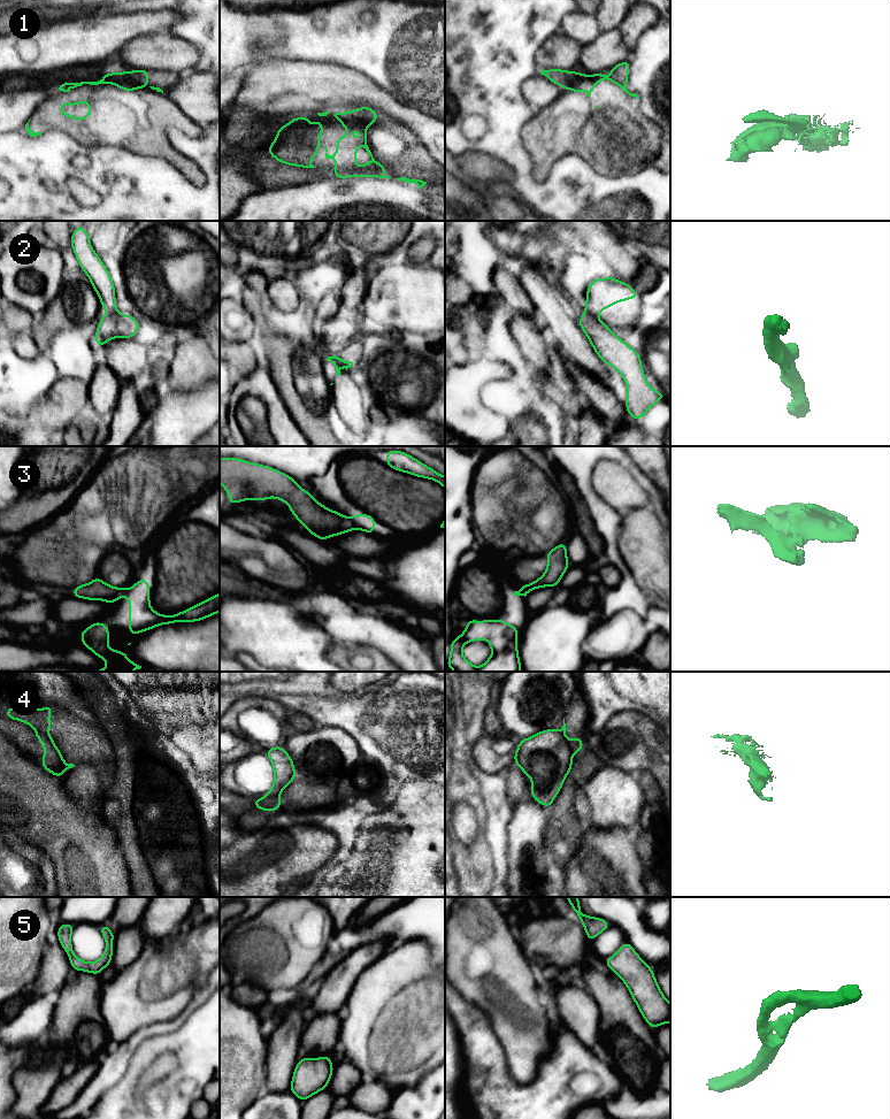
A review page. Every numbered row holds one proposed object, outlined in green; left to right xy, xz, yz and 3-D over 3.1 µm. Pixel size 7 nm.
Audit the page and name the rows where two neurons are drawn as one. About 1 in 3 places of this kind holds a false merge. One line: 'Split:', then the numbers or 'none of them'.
Split: 1, 2, 3, 4

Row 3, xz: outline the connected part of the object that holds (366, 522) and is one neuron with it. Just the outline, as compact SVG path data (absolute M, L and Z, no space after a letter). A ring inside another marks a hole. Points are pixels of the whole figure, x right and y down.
M368 513L363 515L354 514L350 520L354 523L355 529L360 529L370 535L375 532L375 518L373 515Z

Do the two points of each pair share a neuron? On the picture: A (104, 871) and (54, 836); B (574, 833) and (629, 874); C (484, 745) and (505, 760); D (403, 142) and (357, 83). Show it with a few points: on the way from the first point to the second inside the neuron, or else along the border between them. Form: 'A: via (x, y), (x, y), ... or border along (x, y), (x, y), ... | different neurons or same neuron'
A: via (98, 857), (76, 835), (68, 835) | same neuron
B: border along (583, 827), (581, 843), (574, 855) | different neurons
C: via (486, 751), (496, 760), (499, 760) | same neuron
D: border along (378, 119), (385, 122), (401, 122), (413, 132) | different neurons

